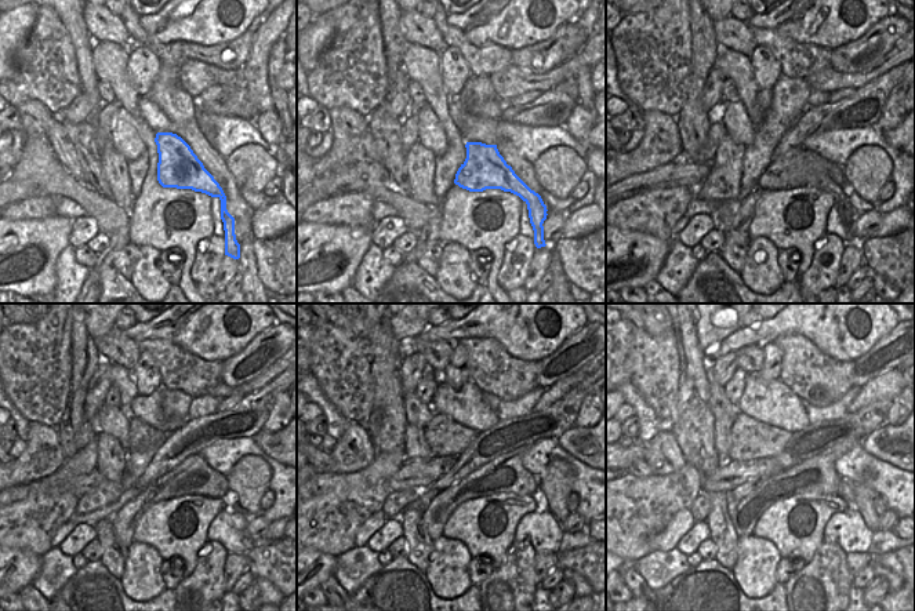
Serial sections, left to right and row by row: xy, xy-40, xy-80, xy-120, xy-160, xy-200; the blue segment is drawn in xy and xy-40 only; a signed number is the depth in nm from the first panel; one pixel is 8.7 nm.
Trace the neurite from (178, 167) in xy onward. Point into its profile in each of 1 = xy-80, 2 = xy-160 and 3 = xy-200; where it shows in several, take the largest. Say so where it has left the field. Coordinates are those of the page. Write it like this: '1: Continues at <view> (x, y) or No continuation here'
1: Continues at xy-80 (780, 174)
2: Continues at xy-160 (504, 484)
3: Continues at xy-200 (814, 484)

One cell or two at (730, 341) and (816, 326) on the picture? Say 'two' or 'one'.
one

